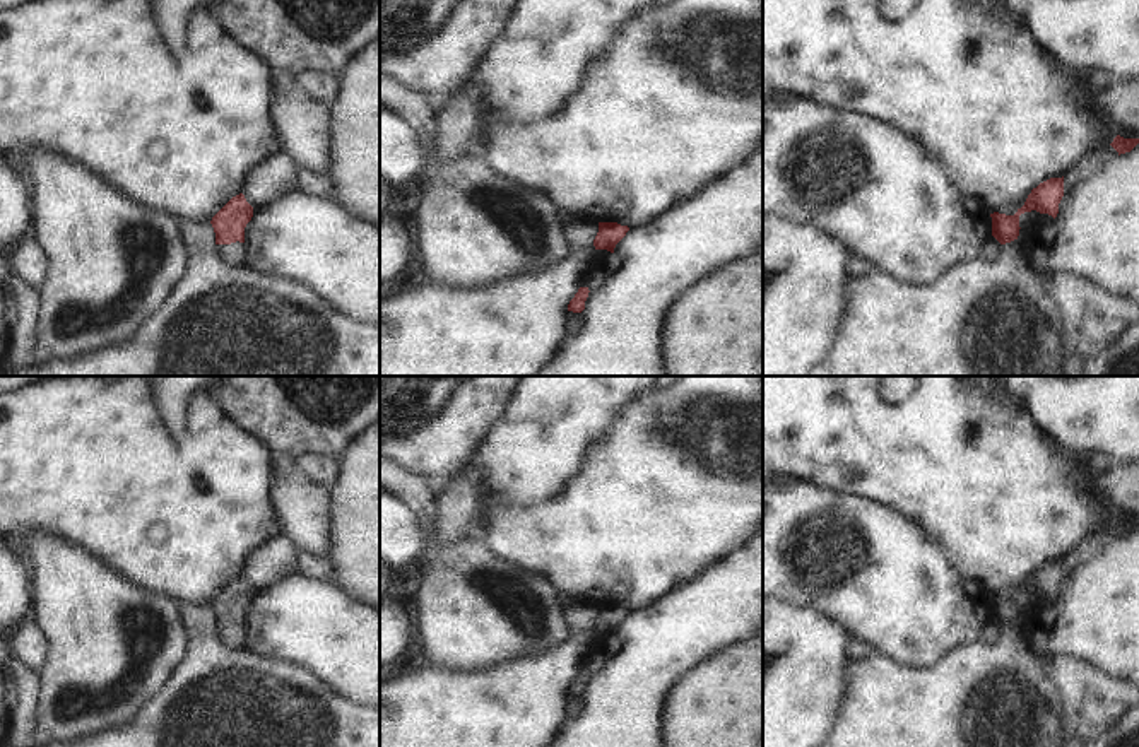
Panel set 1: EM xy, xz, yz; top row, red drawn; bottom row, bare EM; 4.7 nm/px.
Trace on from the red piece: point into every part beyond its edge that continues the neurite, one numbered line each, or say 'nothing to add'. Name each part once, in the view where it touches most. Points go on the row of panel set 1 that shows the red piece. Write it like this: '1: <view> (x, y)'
1: xy (233, 255)

